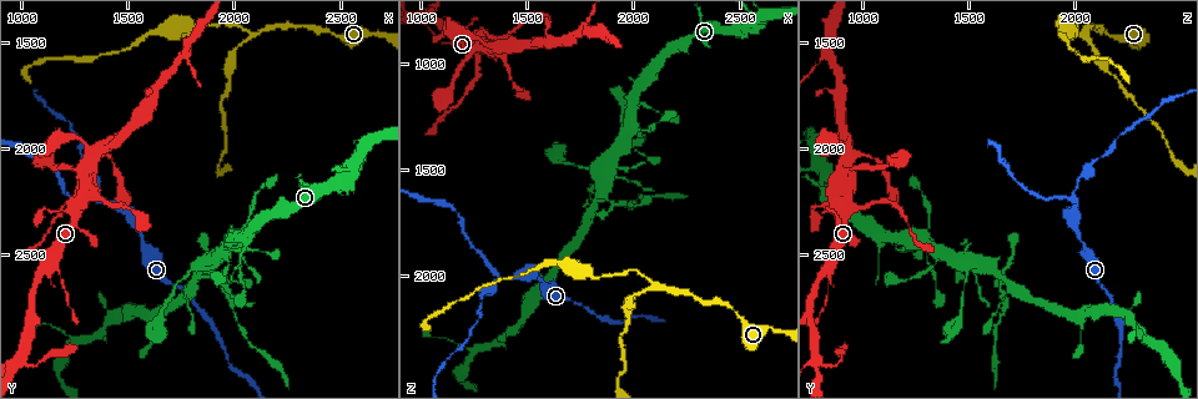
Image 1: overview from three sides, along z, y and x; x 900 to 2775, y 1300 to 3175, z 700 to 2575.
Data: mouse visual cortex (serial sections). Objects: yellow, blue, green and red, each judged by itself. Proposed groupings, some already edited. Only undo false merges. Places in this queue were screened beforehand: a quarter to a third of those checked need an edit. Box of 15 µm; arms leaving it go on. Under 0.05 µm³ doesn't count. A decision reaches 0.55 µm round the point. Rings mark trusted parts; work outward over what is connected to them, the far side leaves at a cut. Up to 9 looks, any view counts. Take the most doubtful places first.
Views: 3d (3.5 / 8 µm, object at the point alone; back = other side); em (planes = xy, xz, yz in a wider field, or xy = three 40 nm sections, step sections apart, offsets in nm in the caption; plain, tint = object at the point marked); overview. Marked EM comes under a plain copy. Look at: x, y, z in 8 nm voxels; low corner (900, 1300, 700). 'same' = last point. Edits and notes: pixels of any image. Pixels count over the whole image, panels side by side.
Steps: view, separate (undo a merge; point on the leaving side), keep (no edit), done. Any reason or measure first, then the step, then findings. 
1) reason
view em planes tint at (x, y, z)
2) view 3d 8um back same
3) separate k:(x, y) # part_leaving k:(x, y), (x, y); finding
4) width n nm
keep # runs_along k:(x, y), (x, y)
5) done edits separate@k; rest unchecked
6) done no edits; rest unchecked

branch point
view em xy step 2 tint at (2120, 1450, 2030)

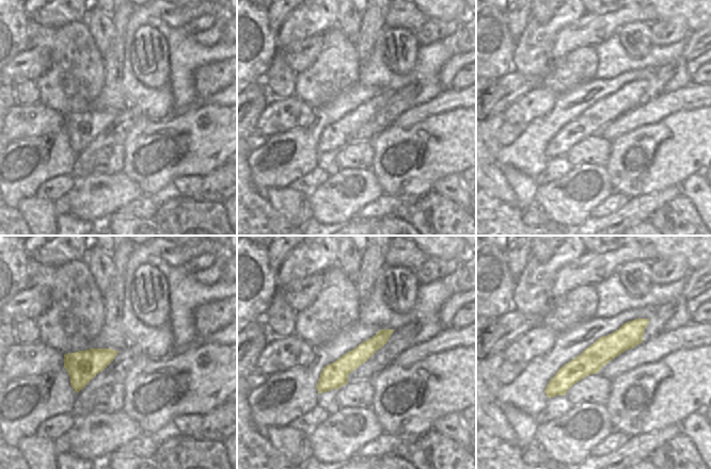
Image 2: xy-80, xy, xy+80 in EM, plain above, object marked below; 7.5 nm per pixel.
view 3d 3.5um same

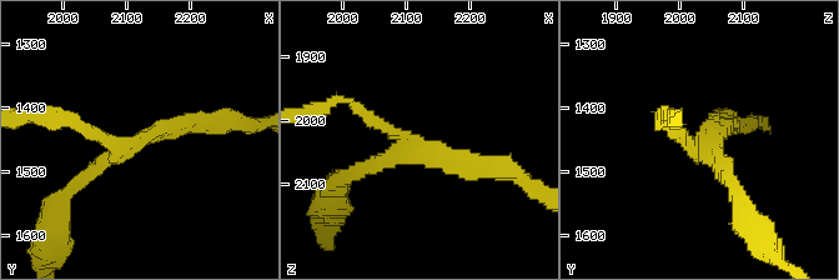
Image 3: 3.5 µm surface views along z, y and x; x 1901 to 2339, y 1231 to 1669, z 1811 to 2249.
keep # runs_along 2:(646, 321), (571, 372), (549, 393); all the same cell

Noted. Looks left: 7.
three arms meet
view 3d 3.5um at (1360, 2220, 2010)

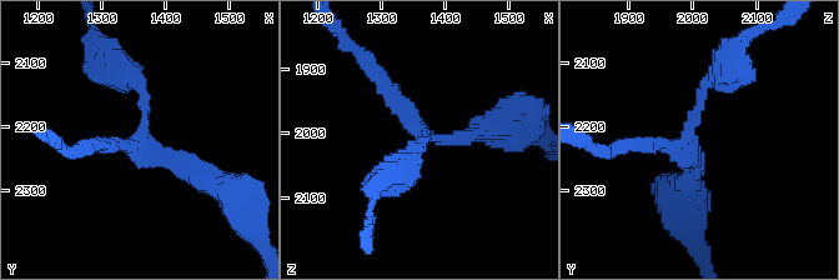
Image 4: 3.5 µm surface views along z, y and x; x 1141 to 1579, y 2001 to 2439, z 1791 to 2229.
arms 3; arm_widths 150, 200, 300 nm; shape alone is not enough
view em xy step 2 tint at (1375, 2235, 2005)

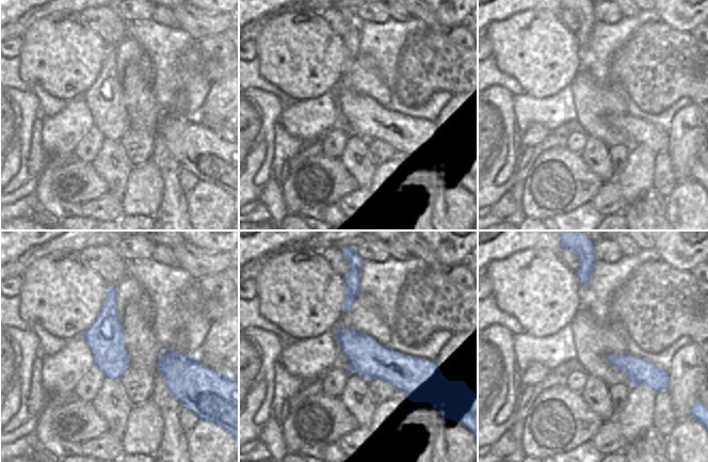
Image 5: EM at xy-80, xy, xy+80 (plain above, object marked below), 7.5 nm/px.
keep # runs_along 4:(220, 186), (142, 144), (146, 105), (131, 79); one cell here

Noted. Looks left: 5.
looks like a crossing
view em xy step 5 tint at (1970, 2510, 1350)

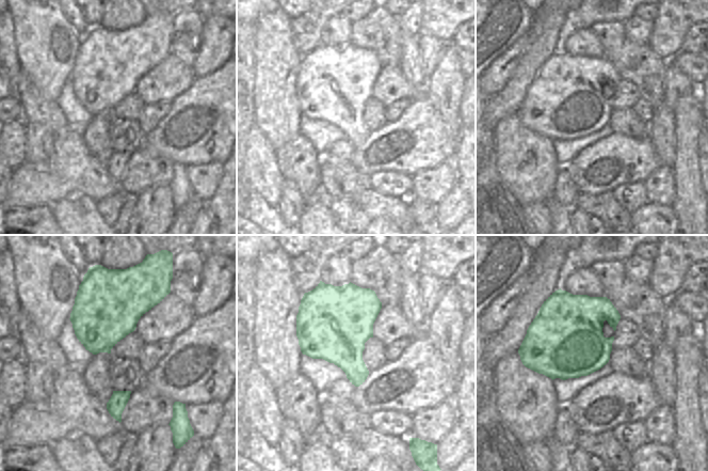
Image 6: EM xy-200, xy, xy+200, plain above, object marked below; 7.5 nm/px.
wider look
view 3d 3.5um back same

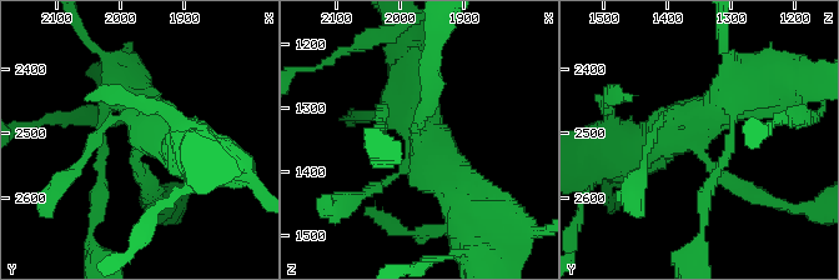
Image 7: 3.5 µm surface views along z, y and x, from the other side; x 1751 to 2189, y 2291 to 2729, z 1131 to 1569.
keep # runs_along 7:(754, 85), (709, 116), (627, 150); continuous, no second cell

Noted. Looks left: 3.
three arms meet
view 3d 3.5um at (1940, 2640, 1660)

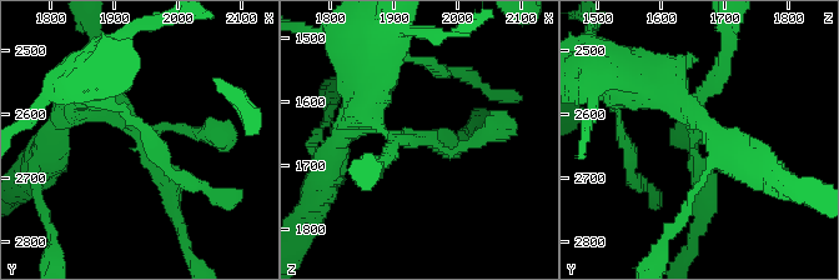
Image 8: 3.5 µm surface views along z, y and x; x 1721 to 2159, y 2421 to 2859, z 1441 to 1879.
need the tissue
view em xy step 1 tint at (1935, 2630, 1660)

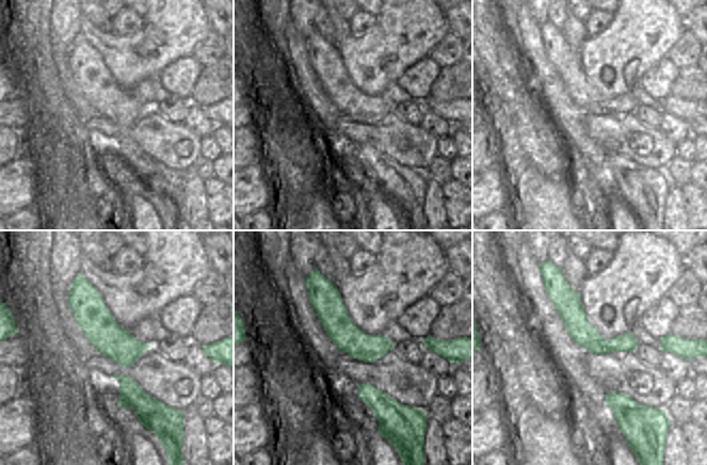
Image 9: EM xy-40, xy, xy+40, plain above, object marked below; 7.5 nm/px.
separate 8:(164, 184) # part_leaving 8:(140, 148), (171, 183), (190, 255); two cells meet here

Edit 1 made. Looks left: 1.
done edits separate@8; rest unchecked

